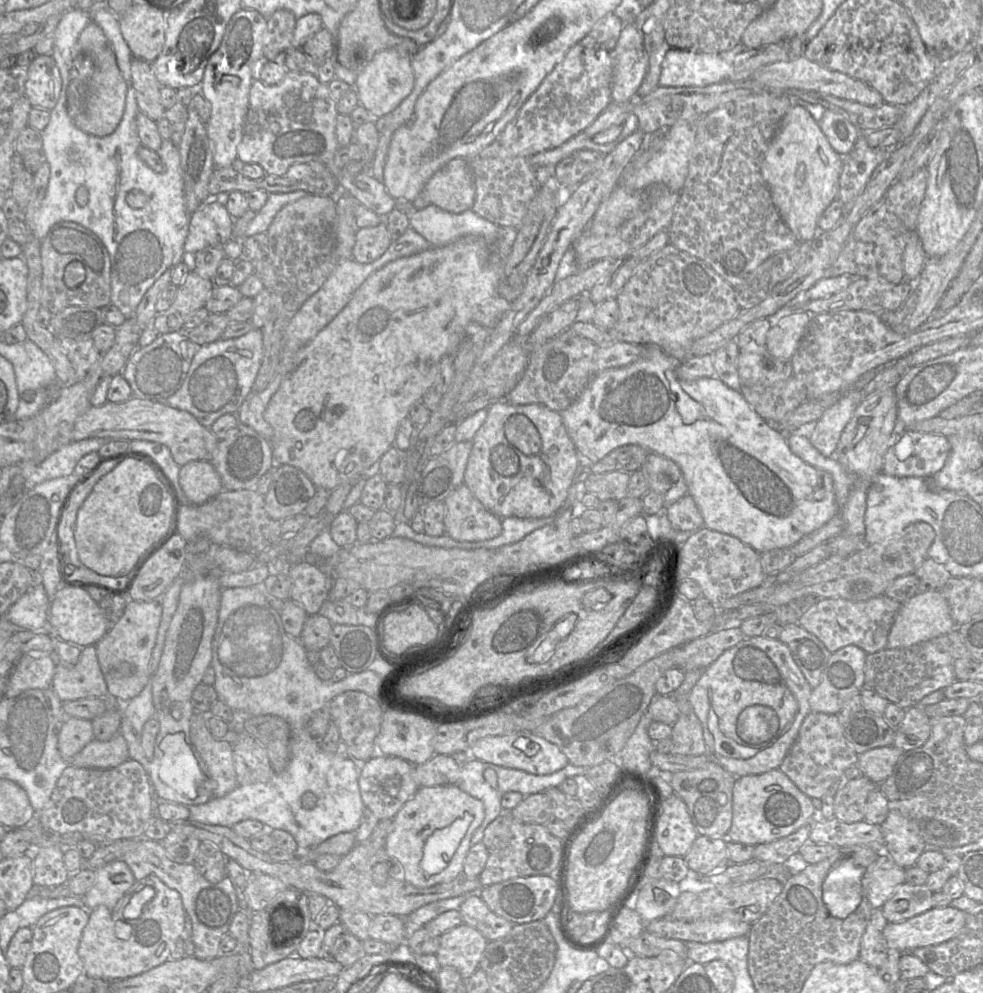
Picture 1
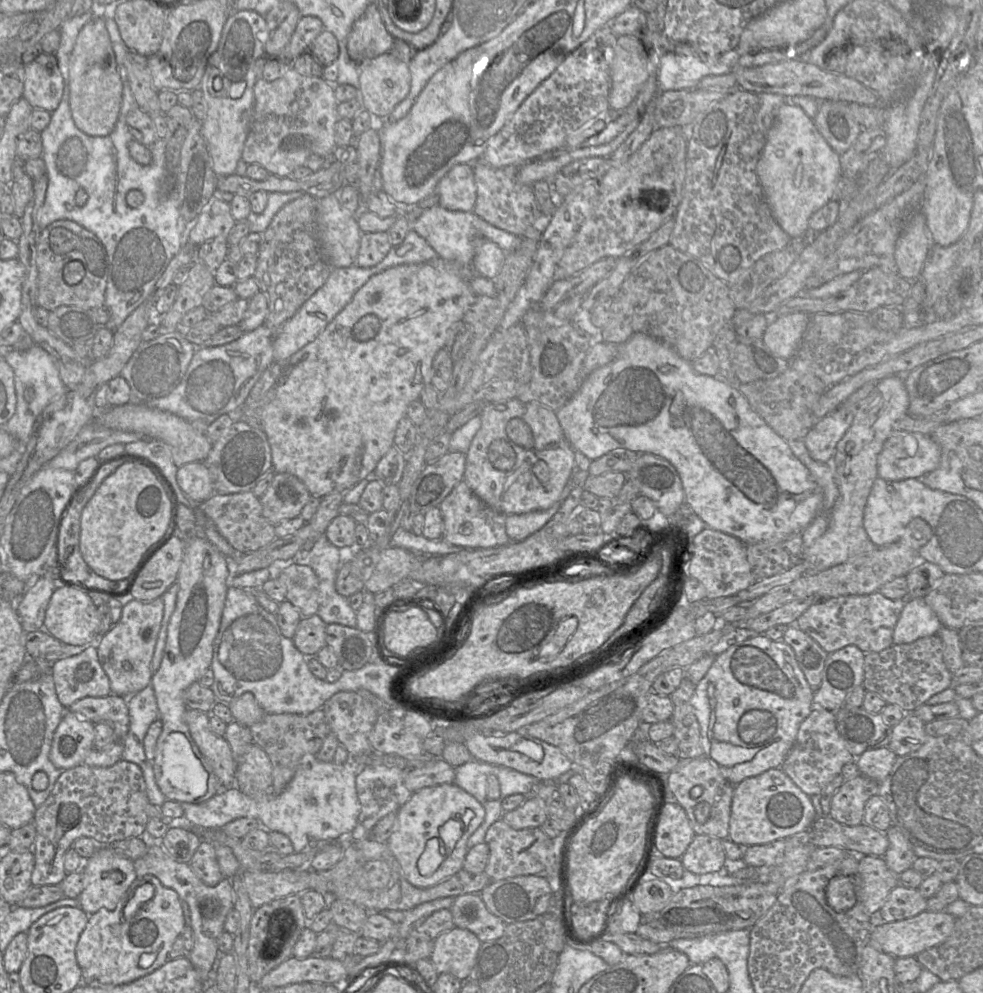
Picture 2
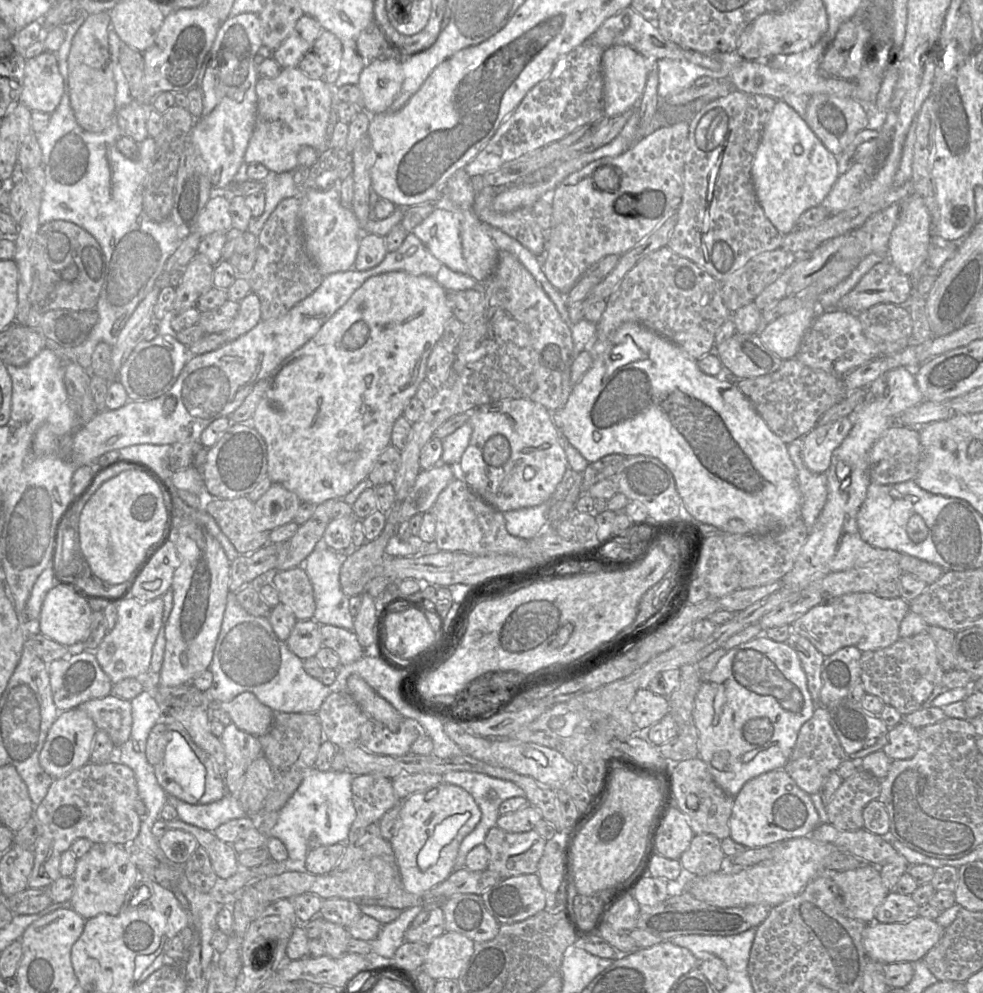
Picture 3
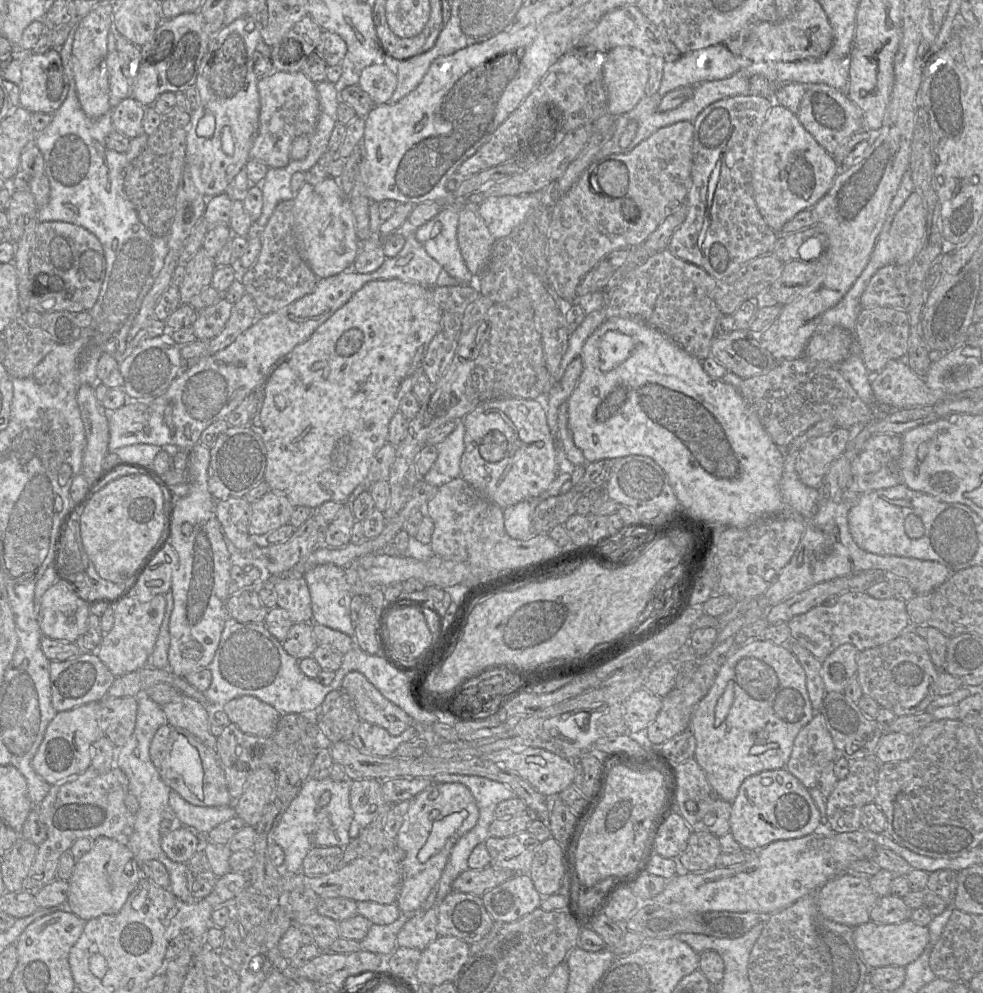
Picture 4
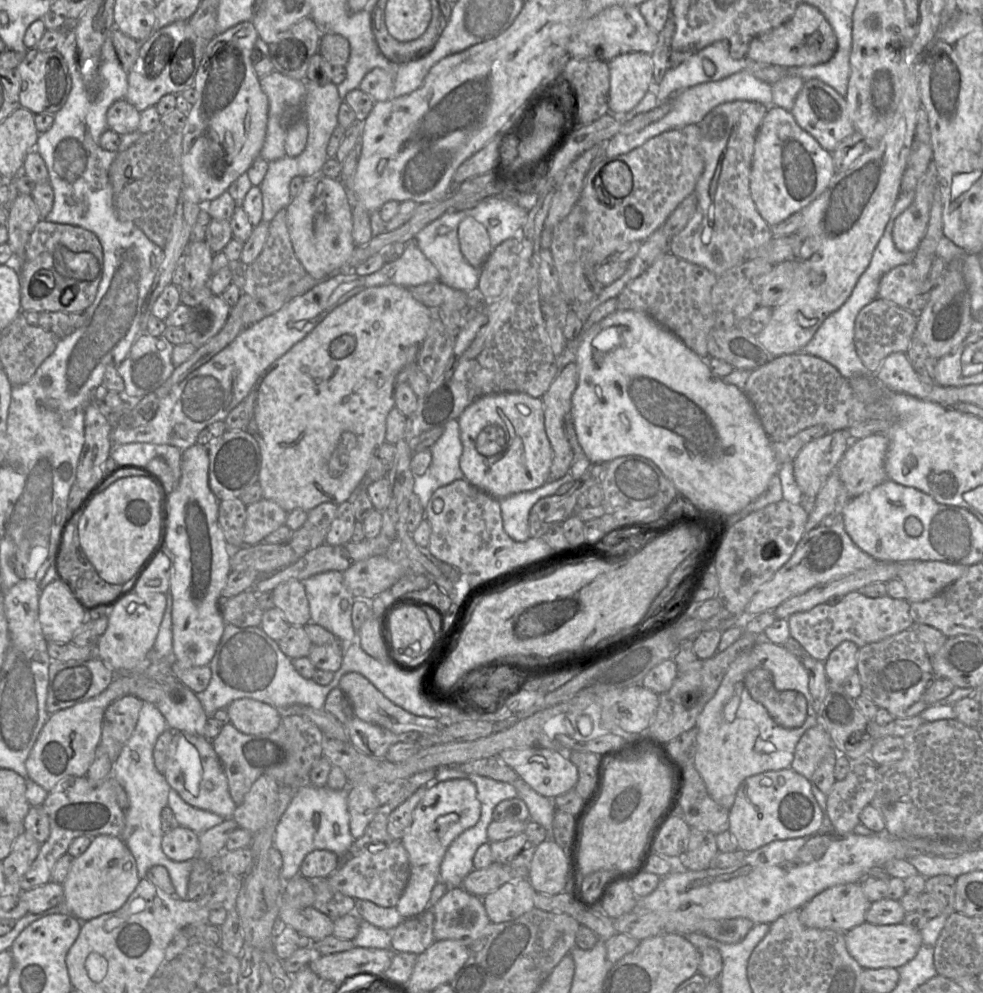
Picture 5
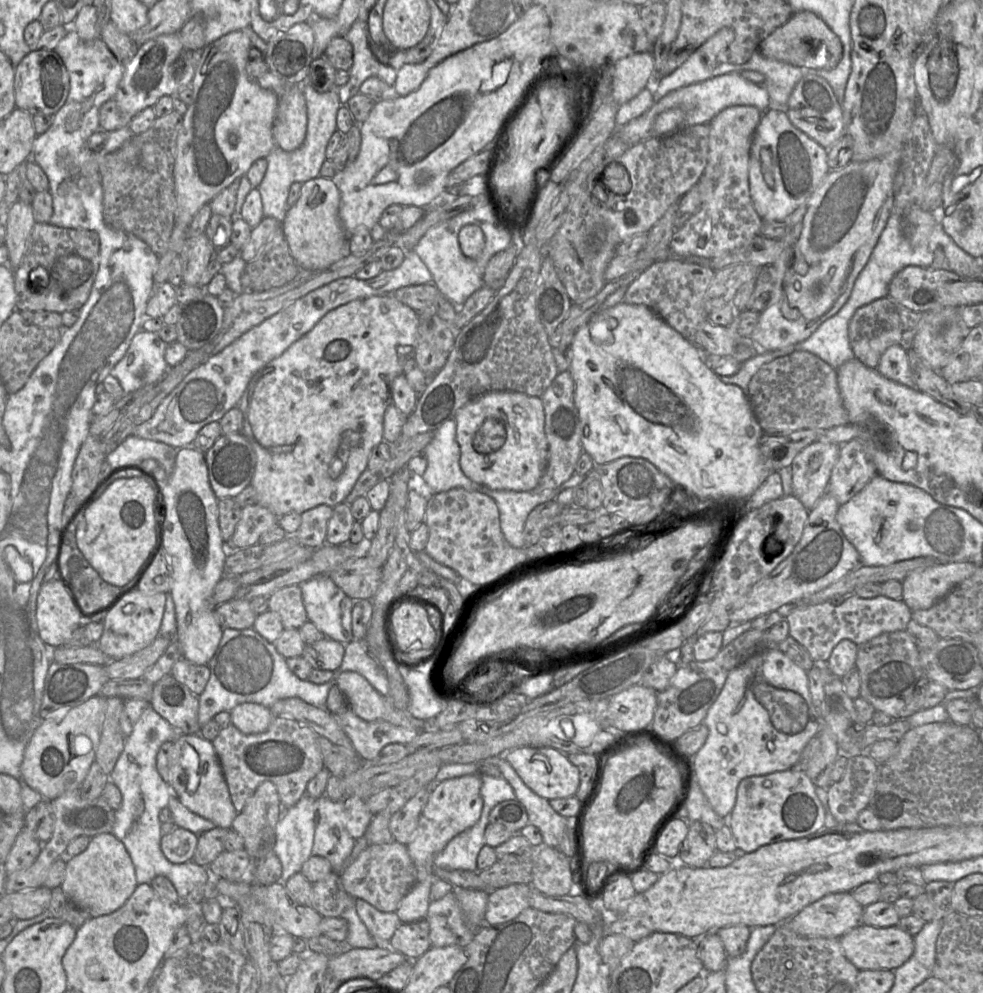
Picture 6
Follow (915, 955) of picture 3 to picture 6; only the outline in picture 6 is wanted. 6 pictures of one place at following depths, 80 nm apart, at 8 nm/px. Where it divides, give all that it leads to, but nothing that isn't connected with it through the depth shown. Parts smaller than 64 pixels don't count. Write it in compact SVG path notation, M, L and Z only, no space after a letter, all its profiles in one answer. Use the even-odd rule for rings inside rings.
M860 924L840 939L845 957L859 970L892 970L903 965L914 952L914 937L897 925L876 928Z

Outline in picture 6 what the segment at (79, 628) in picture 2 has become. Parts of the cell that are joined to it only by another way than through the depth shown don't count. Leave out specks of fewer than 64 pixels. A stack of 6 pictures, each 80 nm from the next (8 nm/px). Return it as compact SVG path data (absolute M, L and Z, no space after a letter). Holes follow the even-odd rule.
M55 578L40 588L36 620L40 638L53 648L63 646L82 623L69 593Z

